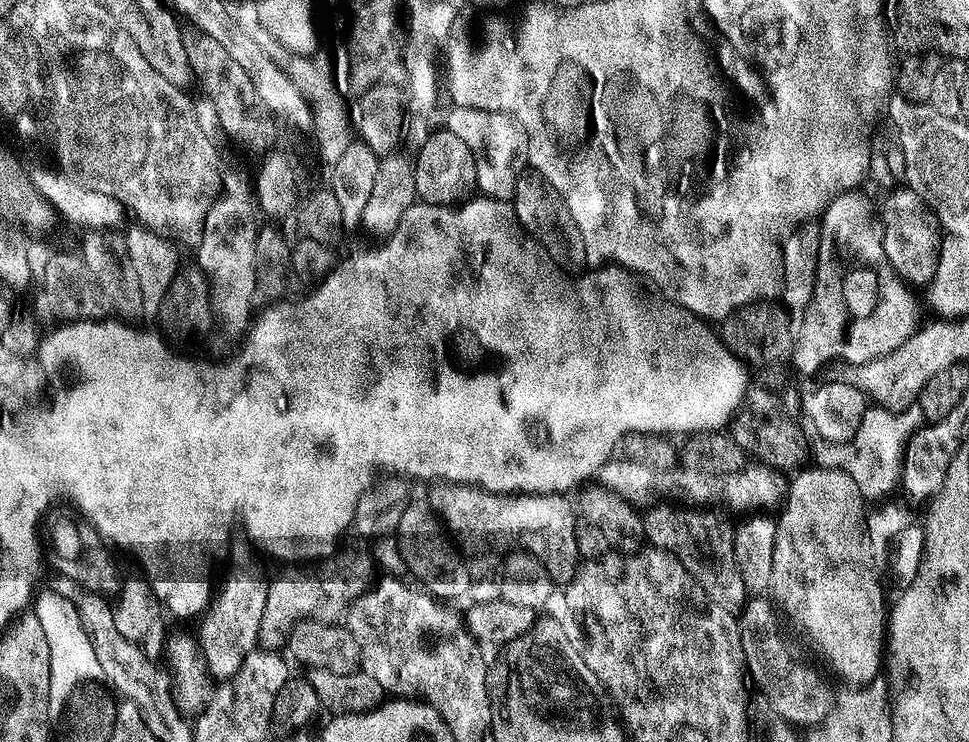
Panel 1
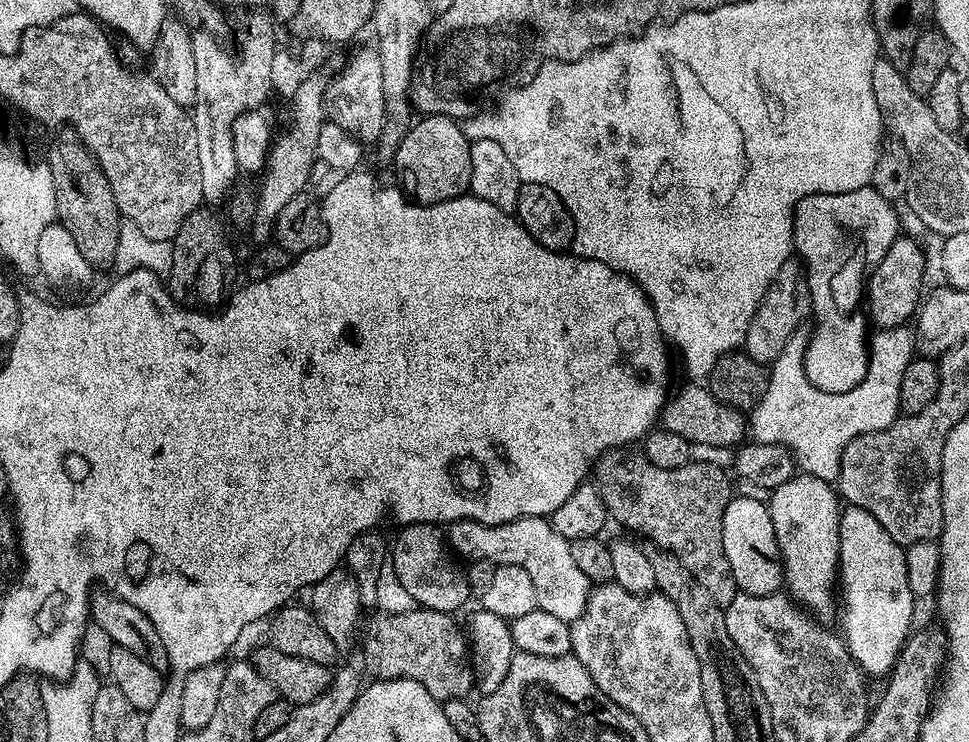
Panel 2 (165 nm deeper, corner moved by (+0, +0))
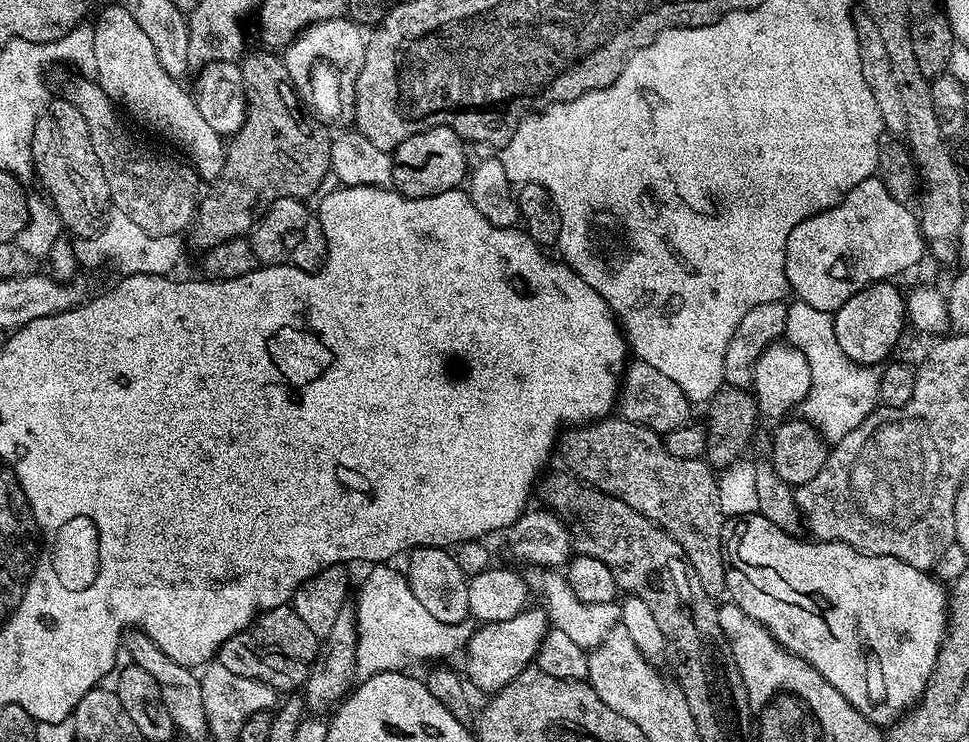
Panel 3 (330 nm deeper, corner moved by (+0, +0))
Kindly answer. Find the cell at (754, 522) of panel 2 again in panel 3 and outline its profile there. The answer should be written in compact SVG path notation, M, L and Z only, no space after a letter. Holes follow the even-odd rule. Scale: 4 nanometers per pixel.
M759 514L741 516L739 519L735 521L736 524L731 525L730 531L726 536L726 563L724 569L726 570L726 582L724 583L724 587L726 589L727 595L730 597L731 603L737 604L742 610L746 610L746 614L750 614L750 618L754 618L760 624L764 624L770 629L772 635L776 637L777 640L780 641L781 644L786 648L791 648L796 655L800 656L803 660L810 661L817 670L819 670L822 675L833 684L842 695L852 703L859 710L870 723L875 724L877 726L888 726L893 722L900 719L901 716L904 715L905 711L911 709L913 705L917 703L923 697L924 687L928 685L928 680L932 676L932 671L934 670L934 666L936 665L936 659L938 658L938 654L940 653L940 643L944 641L944 634L948 630L948 592L946 591L945 585L941 583L941 581L933 578L925 569L923 568L915 568L914 566L910 566L906 562L902 562L898 558L890 558L889 556L872 556L868 552L860 552L859 549L855 548L850 544L843 544L842 542L838 542L837 540L822 540L817 542L815 539L807 538L808 540L799 540L801 537L799 535L784 532L780 527L777 526L774 522L770 522L767 520L765 516Z

